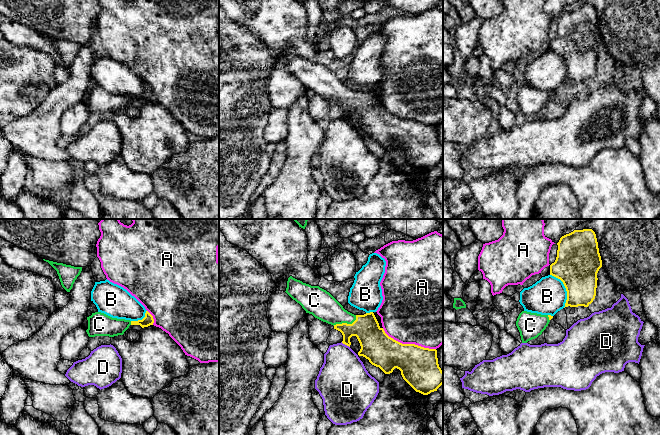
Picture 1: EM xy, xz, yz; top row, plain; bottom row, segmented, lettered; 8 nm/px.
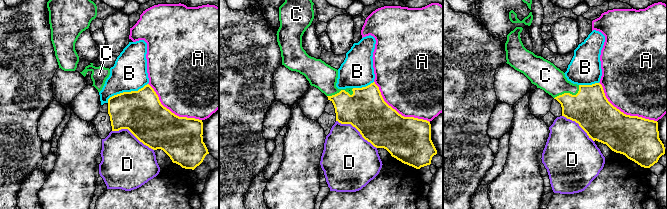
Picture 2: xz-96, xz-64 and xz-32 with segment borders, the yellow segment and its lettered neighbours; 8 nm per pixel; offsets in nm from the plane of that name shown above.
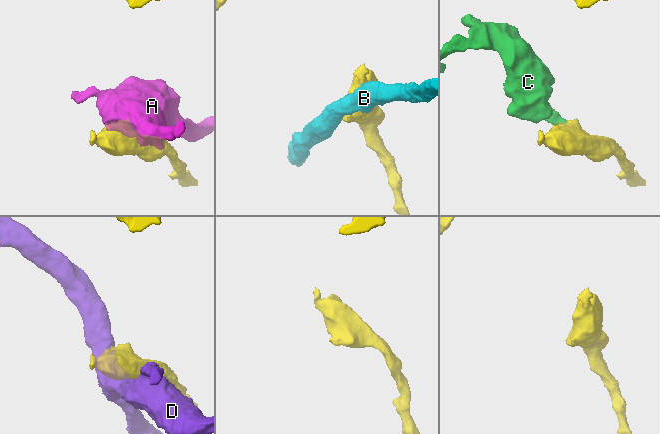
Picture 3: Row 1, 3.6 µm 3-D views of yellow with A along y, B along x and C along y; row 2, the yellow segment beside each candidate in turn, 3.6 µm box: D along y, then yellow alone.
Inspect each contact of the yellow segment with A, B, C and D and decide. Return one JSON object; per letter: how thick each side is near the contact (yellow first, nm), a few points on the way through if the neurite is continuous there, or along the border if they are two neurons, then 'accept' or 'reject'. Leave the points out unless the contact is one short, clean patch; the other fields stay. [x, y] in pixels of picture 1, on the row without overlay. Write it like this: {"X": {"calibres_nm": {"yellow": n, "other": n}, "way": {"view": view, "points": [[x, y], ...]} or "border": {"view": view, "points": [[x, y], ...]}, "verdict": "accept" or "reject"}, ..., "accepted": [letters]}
{"A": {"calibres_nm": {"yellow": 320, "other": 500}, "verdict": "reject"}, "B": {"calibres_nm": {"yellow": 360, "other": 300}, "verdict": "reject"}, "C": {"calibres_nm": {"yellow": 220, "other": 220}, "way": {"view": "xz", "points": [[372, 114], [359, 101], [346, 99], [322, 81]]}, "verdict": "accept"}, "D": {"calibres_nm": {"yellow": 260, "other": 380}, "verdict": "reject"}, "accepted": ["C"]}

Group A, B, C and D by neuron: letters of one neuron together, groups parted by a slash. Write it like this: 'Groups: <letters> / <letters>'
Groups: A / B / C / D

